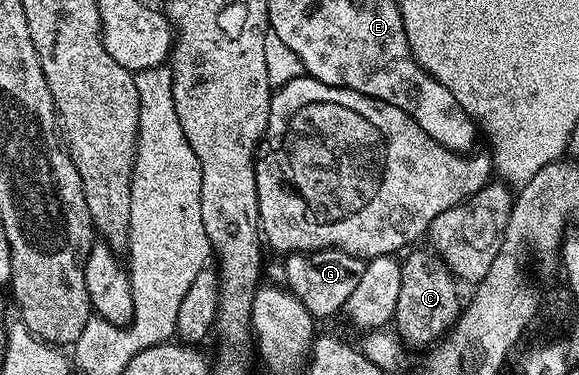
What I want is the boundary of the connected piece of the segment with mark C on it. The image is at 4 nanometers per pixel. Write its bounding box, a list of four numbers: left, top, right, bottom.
[394,248,462,348]

